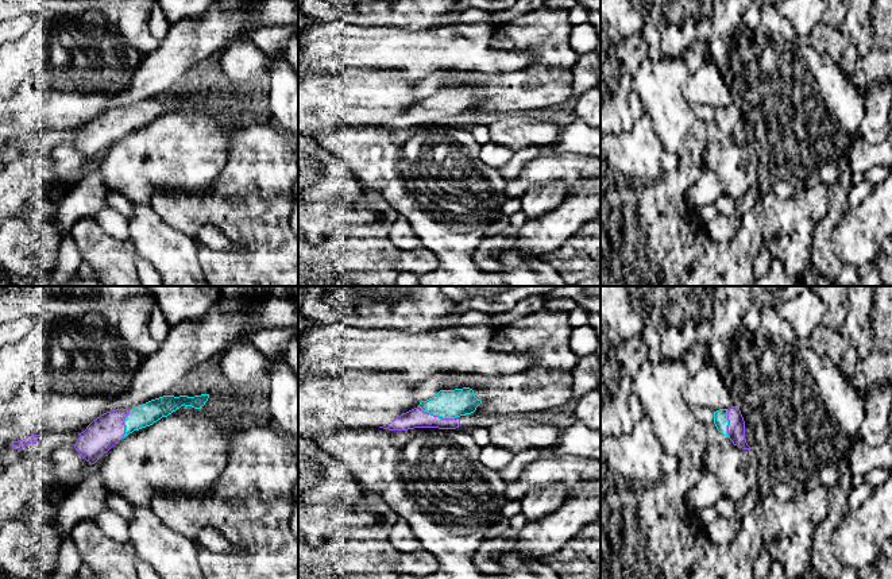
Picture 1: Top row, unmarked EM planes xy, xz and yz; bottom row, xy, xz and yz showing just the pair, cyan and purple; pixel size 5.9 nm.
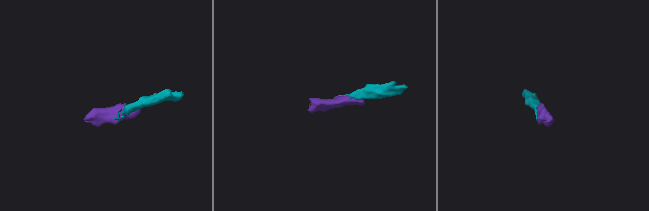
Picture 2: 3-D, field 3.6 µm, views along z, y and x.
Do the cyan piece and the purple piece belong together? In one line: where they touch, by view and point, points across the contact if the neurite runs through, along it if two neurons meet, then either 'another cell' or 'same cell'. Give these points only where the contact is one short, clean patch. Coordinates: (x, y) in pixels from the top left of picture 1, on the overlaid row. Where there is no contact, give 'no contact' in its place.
xz (439, 416) | across xz (448, 404), (439, 416), (416, 417) | same cell

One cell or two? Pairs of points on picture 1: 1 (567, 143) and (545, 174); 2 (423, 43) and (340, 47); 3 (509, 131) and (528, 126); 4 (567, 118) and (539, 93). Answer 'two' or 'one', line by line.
1: two
2: one
3: one
4: two

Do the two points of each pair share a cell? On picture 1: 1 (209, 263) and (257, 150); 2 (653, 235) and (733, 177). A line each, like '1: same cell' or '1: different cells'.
1: same cell
2: same cell

